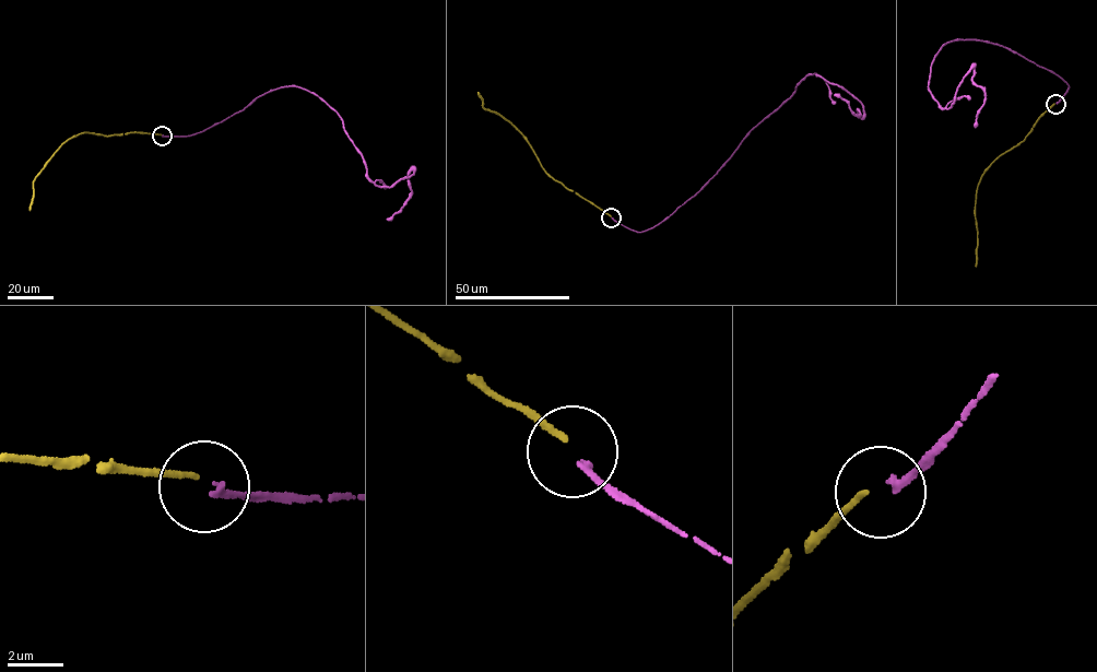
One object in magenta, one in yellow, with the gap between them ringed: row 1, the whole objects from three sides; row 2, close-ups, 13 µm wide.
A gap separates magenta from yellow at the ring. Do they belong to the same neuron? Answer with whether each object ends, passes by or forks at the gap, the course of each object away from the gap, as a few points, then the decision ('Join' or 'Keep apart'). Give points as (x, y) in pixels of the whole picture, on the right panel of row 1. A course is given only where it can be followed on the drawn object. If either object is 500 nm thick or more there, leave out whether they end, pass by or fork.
At the ring magenta ends. At the ring yellow ends. Course of magenta: (1056, 103), (1069, 87), (1059, 75), (958, 38), (934, 57), (928, 90), (947, 108), (974, 68), (975, 127). Course of yellow: (1054, 103), (1039, 117), (1025, 140), (998, 156), (981, 177), (975, 208), (976, 267). Keep apart

